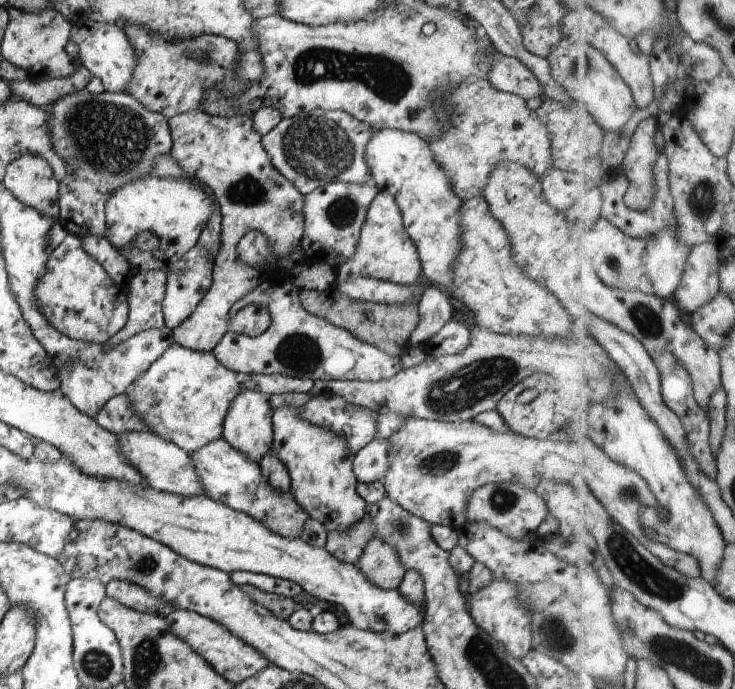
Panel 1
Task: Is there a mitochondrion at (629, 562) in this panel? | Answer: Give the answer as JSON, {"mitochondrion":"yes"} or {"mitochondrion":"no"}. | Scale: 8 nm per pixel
{"mitochondrion":"yes"}

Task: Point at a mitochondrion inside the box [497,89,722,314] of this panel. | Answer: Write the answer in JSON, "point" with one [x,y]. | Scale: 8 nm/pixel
{"point":[702,199]}

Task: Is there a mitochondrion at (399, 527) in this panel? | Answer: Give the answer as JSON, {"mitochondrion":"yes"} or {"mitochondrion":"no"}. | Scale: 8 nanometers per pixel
{"mitochondrion":"yes"}

